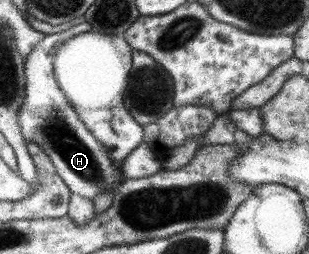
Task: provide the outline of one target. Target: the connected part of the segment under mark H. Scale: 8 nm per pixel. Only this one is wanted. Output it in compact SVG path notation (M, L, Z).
M71 27L60 33L45 34L29 50L29 56L25 57L23 62L25 98L23 104L17 109L17 125L19 125L19 133L23 135L26 142L33 141L43 149L70 193L93 201L95 195L103 190L115 191L115 187L123 182L125 175L120 171L119 165L111 163L105 147L81 123L53 77L53 56L63 41L70 39L75 33L77 31Z

